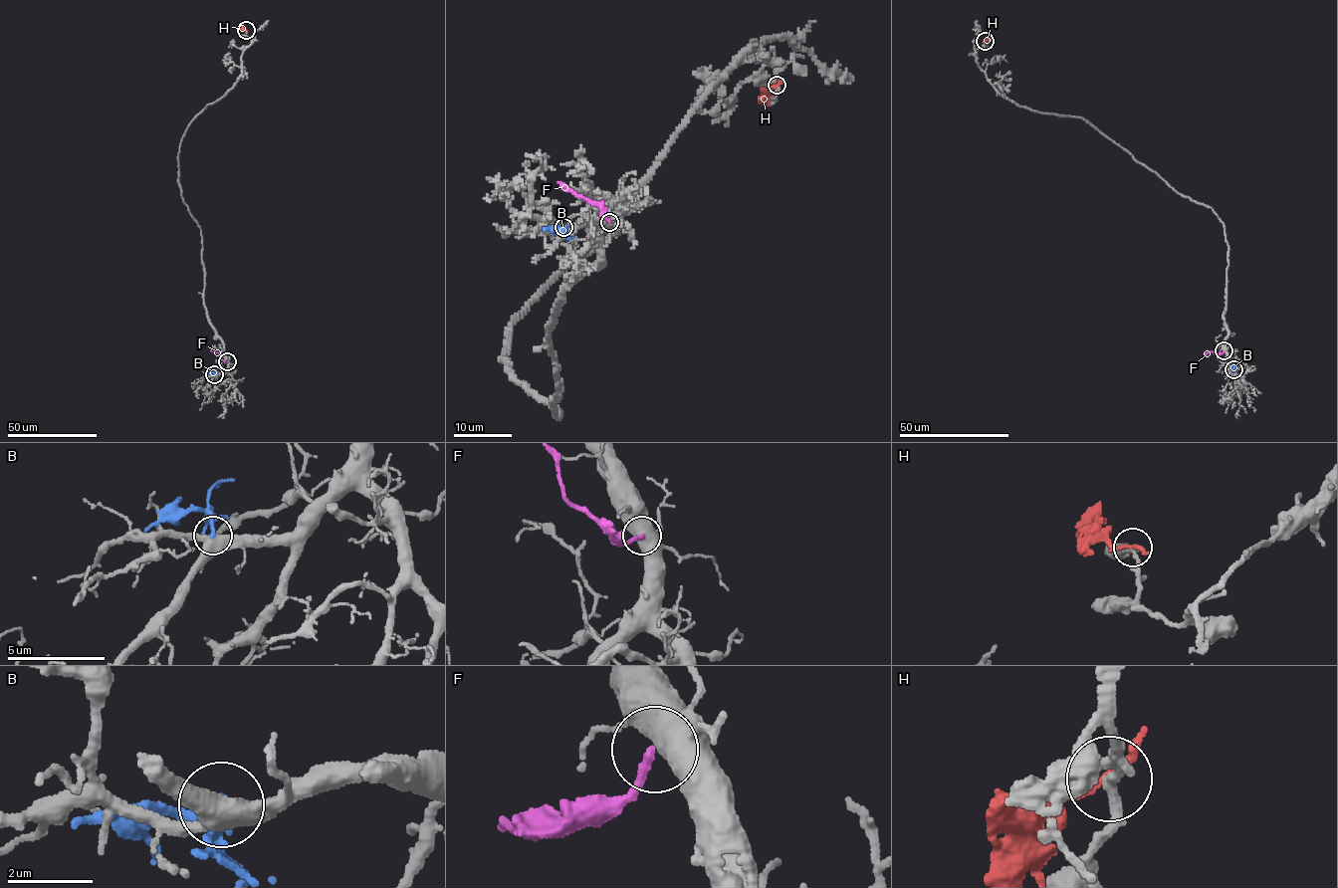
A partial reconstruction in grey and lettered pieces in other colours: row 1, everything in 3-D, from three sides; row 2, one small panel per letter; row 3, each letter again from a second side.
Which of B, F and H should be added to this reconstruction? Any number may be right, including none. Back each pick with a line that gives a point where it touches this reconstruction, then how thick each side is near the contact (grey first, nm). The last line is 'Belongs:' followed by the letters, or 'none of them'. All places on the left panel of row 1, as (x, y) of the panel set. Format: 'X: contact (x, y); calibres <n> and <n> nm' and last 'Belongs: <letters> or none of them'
Belongs: none of them

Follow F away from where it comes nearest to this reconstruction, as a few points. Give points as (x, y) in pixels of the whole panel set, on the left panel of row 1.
F: (227, 361), (210, 350)

